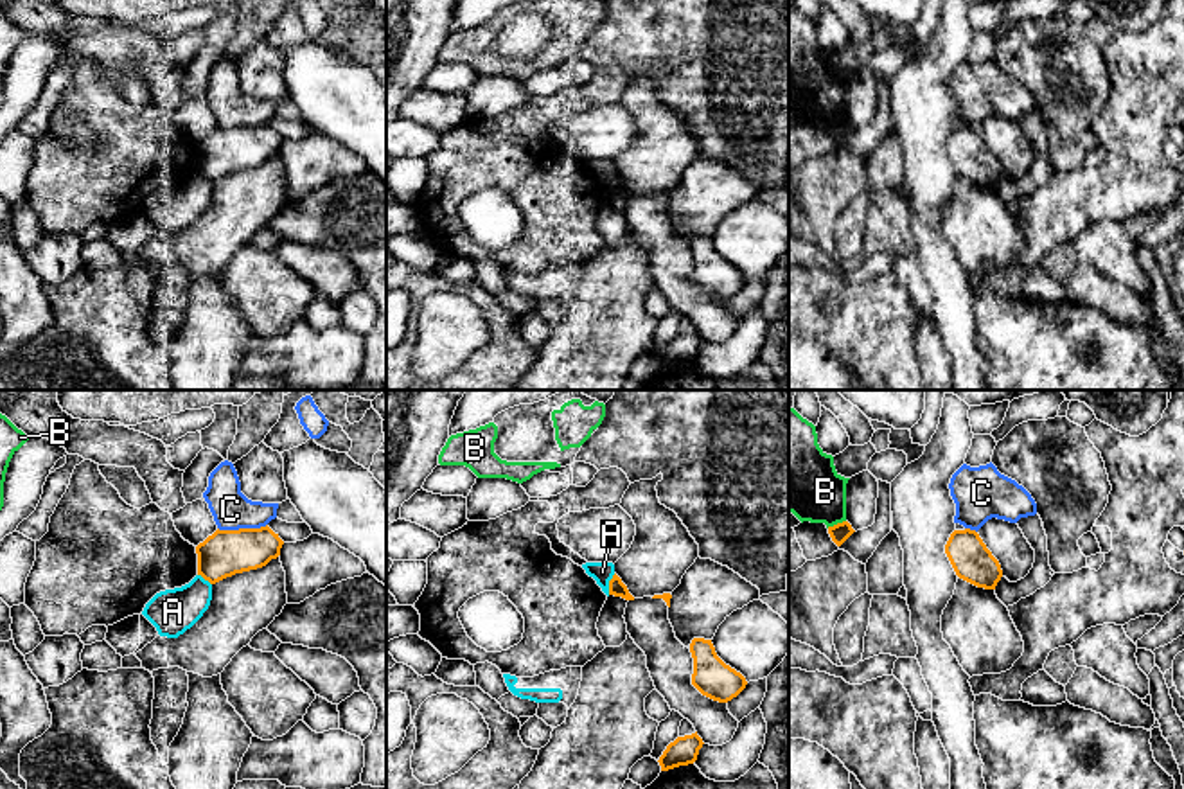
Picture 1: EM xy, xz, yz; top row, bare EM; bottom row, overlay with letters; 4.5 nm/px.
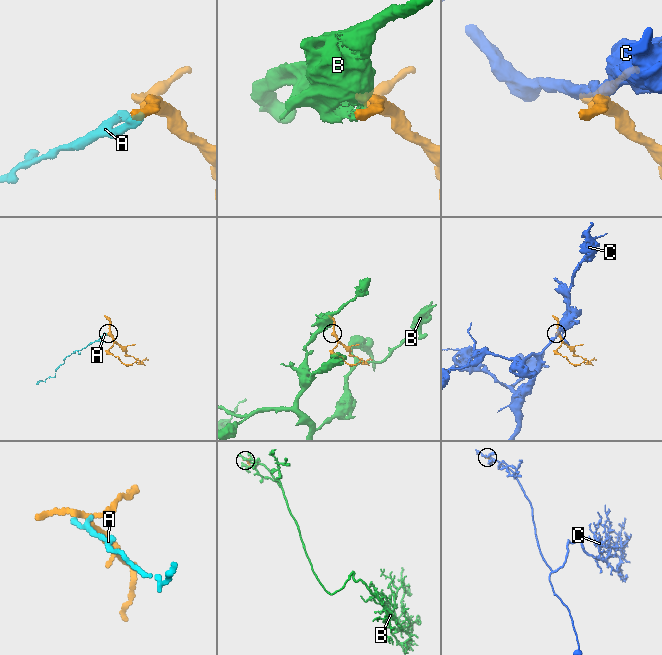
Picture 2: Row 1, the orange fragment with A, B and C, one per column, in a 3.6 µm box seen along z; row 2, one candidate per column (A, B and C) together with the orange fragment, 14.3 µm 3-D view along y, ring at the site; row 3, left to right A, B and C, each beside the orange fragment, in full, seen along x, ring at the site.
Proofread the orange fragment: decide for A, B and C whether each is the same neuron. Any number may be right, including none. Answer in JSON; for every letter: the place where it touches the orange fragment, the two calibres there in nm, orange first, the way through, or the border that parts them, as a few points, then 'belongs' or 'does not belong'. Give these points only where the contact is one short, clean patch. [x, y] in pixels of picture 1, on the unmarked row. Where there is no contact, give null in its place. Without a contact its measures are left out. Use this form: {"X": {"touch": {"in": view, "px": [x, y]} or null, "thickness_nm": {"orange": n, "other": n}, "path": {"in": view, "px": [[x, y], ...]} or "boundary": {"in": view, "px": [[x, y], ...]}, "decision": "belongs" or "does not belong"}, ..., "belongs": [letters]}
{"A": {"touch": {"in": "xz", "px": [609, 182]}, "thickness_nm": {"orange": 70, "other": 100}, "boundary": {"in": "xz", "px": [[615, 171], [608, 191]]}, "decision": "does not belong"}, "B": {"touch": {"in": "yz", "px": [838, 121]}, "thickness_nm": {"orange": 90, "other": 300}, "boundary": {"in": "yz", "px": [[845, 117], [827, 124]]}, "decision": "does not belong"}, "C": {"touch": {"in": "xy", "px": [241, 126]}, "thickness_nm": {"orange": 200, "other": 170}, "boundary": {"in": "xy", "px": [[266, 121], [259, 124], [218, 126]]}, "decision": "does not belong"}, "belongs": []}

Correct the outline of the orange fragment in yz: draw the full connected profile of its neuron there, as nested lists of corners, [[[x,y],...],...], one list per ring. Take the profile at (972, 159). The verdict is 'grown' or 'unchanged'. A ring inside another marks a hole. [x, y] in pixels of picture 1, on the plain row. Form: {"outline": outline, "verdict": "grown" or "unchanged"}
{"outline": [[[954,128],[945,142],[945,151],[956,173],[977,185],[995,187],[1003,174],[999,158],[976,128]]], "verdict": "unchanged"}

